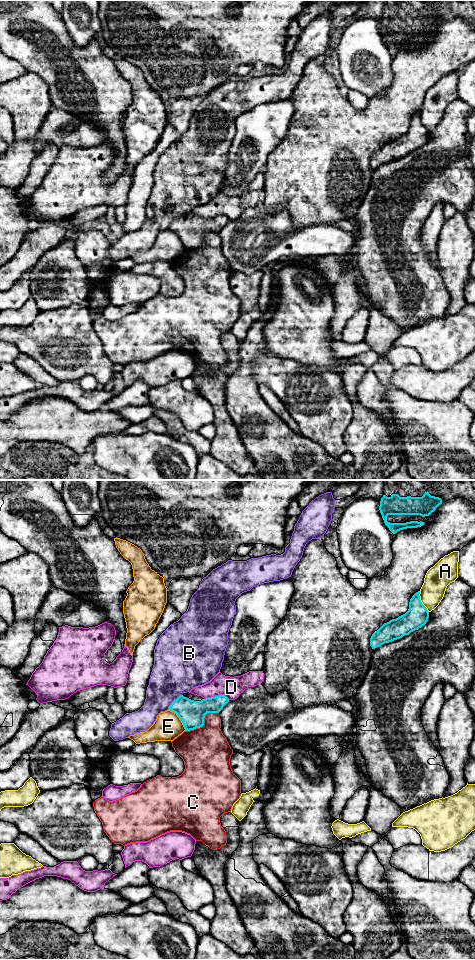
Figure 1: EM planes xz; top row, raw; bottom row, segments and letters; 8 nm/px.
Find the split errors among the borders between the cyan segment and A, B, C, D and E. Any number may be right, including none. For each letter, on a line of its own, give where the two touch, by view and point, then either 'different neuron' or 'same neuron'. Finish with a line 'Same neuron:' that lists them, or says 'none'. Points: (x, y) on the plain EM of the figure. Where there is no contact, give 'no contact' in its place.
A: contact xz (421, 122); different neuron
B: contact xz (173, 221); different neuron
C: contact xz (203, 242); different neuron
D: contact xz (217, 216); different neuron
E: contact xz (179, 237); different neuron
Same neuron: none

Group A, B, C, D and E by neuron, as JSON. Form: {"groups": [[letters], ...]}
{"groups": [["A"], ["B"], ["C"], ["D", "E"]]}

